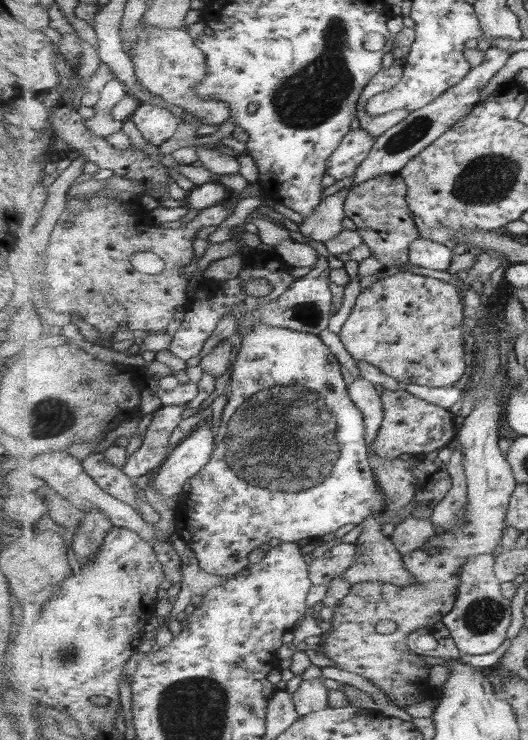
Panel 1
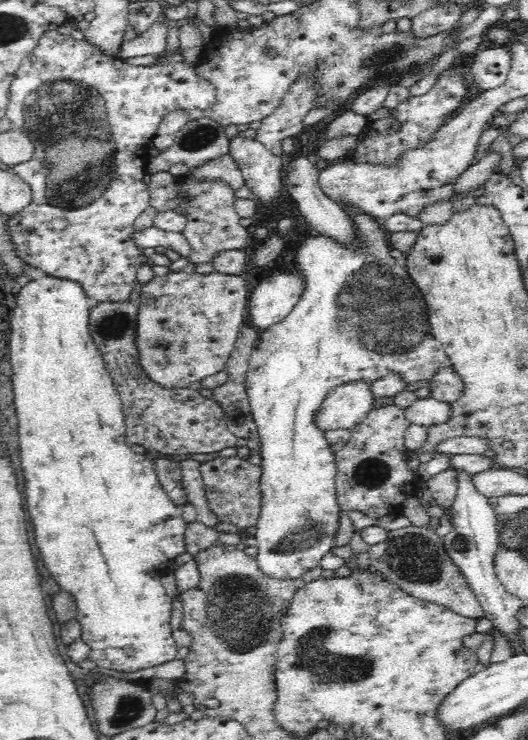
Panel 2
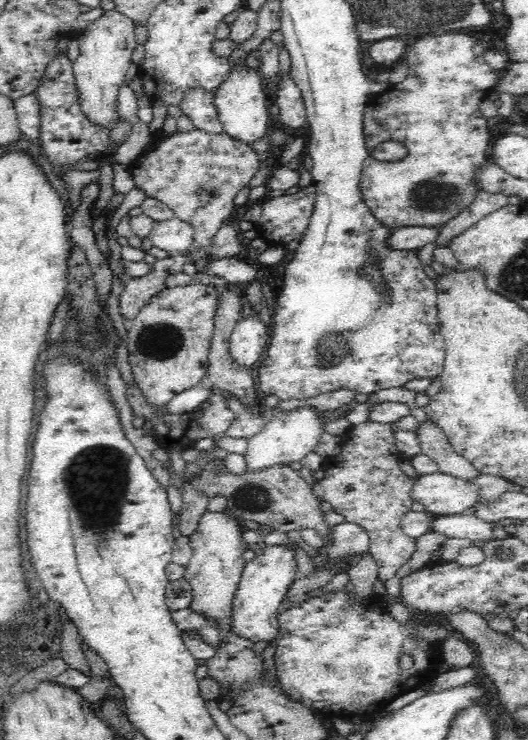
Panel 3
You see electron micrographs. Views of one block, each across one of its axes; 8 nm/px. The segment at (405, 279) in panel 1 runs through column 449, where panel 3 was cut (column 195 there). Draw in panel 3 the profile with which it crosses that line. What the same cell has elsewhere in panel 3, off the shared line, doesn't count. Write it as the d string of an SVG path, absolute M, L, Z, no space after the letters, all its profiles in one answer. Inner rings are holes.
M213 284L174 285L159 289L126 325L126 347L137 386L152 405L168 405L179 392L206 380L214 321L222 288Z

